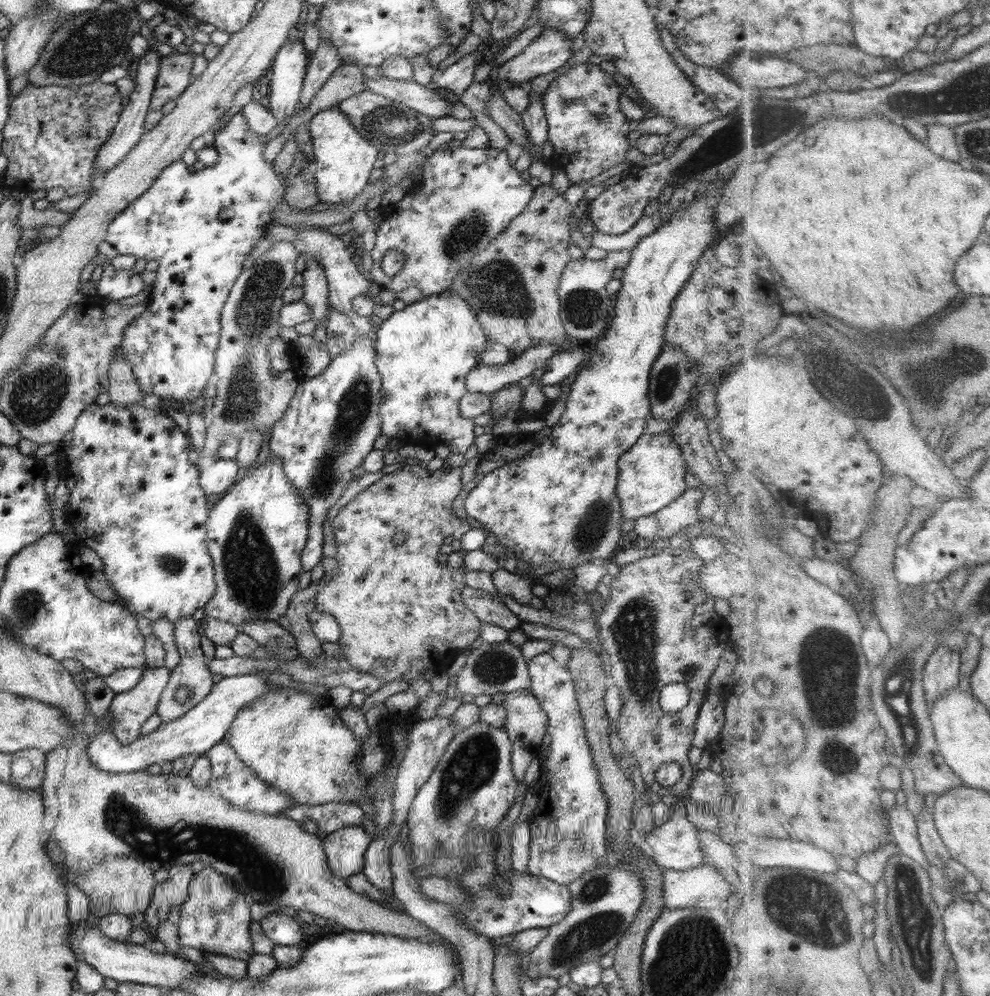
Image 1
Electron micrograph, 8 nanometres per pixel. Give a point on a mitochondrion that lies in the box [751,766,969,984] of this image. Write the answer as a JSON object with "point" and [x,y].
{"point":[814,911]}

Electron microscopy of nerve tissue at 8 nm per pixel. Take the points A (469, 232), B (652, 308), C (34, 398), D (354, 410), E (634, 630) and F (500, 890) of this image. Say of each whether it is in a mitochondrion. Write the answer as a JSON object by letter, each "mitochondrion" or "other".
{"A":"mitochondrion","B":"other","C":"mitochondrion","D":"mitochondrion","E":"mitochondrion","F":"mitochondrion"}

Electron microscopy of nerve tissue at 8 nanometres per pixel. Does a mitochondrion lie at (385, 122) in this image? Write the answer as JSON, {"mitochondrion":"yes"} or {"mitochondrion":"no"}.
{"mitochondrion":"yes"}

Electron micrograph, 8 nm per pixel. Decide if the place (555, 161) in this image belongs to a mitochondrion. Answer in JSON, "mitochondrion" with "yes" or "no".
{"mitochondrion":"no"}

